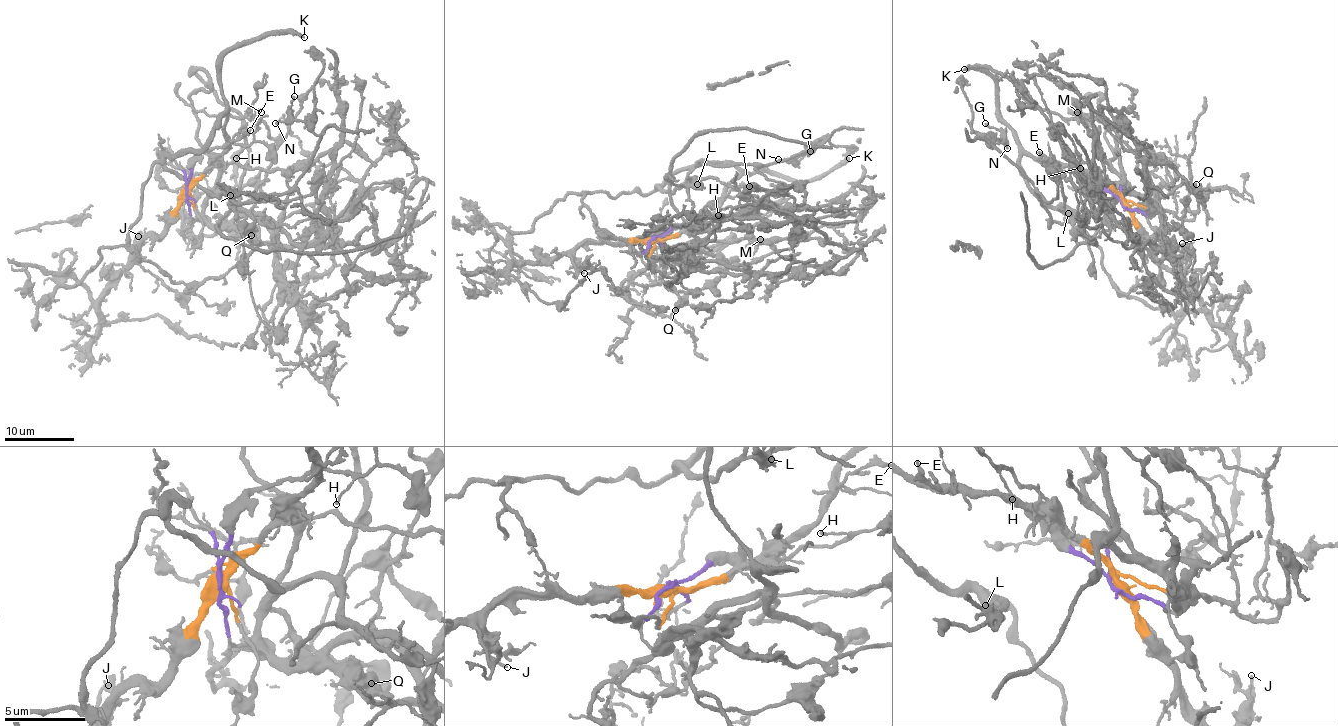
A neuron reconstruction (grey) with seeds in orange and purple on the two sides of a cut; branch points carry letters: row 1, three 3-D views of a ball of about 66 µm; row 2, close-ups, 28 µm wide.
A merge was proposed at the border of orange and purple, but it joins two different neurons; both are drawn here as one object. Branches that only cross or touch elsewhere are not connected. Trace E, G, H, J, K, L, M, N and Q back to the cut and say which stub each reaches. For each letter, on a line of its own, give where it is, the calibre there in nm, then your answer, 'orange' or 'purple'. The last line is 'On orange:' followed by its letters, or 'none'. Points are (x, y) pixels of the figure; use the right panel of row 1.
E: place (1039, 152); calibre 240 nm; orange
G: place (985, 123); calibre 160 nm; orange
H: place (1080, 168); calibre 140 nm; purple
J: place (1182, 243); calibre 160 nm; orange
K: place (964, 69); calibre 280 nm; orange
L: place (1068, 213); calibre 300 nm; orange
M: place (1077, 112); calibre 140 nm; purple
N: place (1007, 148); calibre 130 nm; orange
Q: place (1196, 184); calibre 240 nm; purple
On orange: E, G, J, K, L, N

